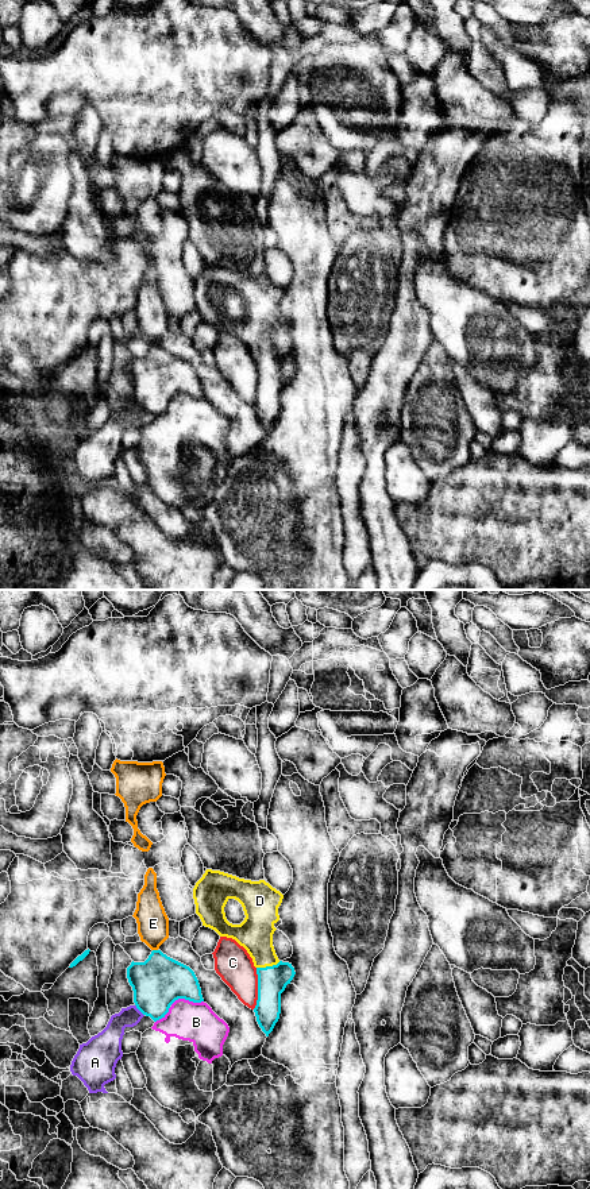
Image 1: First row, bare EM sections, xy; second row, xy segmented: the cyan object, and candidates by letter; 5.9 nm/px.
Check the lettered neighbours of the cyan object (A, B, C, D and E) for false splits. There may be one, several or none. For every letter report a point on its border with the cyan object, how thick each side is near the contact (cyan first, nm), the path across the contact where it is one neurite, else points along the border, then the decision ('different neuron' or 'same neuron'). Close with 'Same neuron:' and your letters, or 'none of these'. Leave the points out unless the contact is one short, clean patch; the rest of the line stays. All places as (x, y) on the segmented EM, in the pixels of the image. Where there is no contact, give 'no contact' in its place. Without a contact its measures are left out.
A: meets cyan in xy at (138, 1008); 300 nm thick on the cyan side, 140 nm on the other; different neuron
B: meets cyan in xy at (186, 999); 300 nm thick on the cyan side, 240 nm on the other; different neuron
C: meets cyan in xy at (258, 988); 180 nm thick on the cyan side, 220 nm on the other; different neuron
D: meets cyan in xy at (267, 966); 180 nm thick on the cyan side, 200 nm on the other; runs through xy (272, 980), (272, 972), (267, 966), (255, 933); same neuron
E: meets cyan in xy at (155, 950); 300 nm thick on the cyan side, 190 nm on the other; border along xy (153, 949), (157, 950); different neuron
Same neuron: D

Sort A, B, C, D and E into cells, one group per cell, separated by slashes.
A / B E / C / D

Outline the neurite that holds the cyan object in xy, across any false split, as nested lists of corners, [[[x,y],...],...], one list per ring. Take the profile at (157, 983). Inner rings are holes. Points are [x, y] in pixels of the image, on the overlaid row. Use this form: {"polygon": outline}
{"polygon": [[[153,950],[144,962],[132,961],[127,978],[136,1008],[154,1022],[165,1018],[178,999],[204,1001],[194,972],[161,950]]]}

